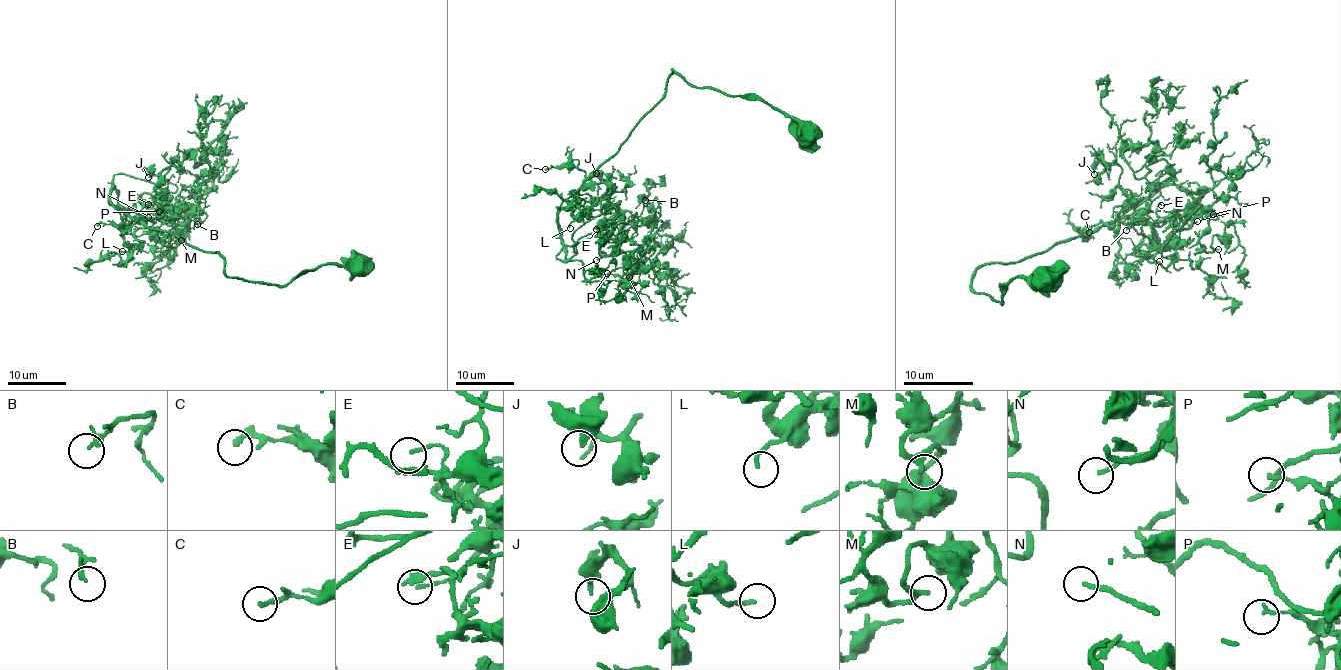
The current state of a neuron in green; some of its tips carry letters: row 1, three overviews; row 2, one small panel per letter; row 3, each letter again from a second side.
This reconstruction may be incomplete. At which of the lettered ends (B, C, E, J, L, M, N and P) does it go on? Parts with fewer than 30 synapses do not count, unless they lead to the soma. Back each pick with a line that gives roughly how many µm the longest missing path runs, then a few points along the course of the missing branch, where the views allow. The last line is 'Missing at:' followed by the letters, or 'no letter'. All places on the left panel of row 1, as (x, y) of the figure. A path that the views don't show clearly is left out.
Missing at: no letter

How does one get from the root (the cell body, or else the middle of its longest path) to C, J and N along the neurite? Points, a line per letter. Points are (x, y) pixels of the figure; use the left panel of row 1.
C: (361, 270), (323, 264), (285, 284), (247, 281), (229, 277), (217, 252), (138, 220), (126, 230), (97, 226)
J: (361, 270), (323, 264), (285, 284), (229, 277), (217, 252), (139, 220), (161, 215), (166, 168), (148, 177)
N: (361, 270), (247, 281), (134, 204), (176, 212), (170, 226), (148, 217)

